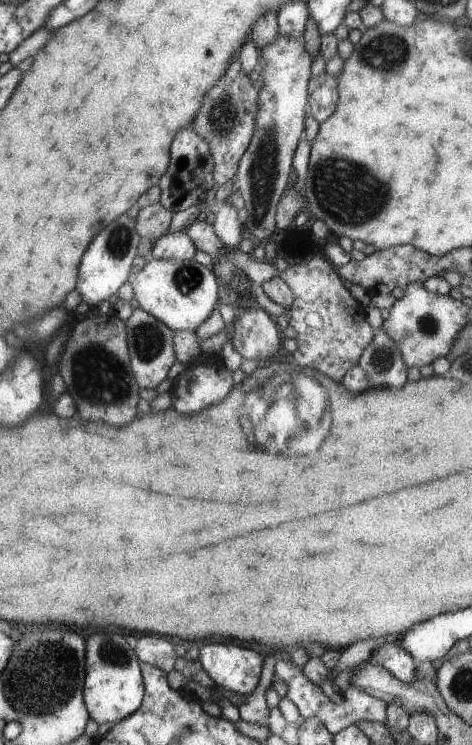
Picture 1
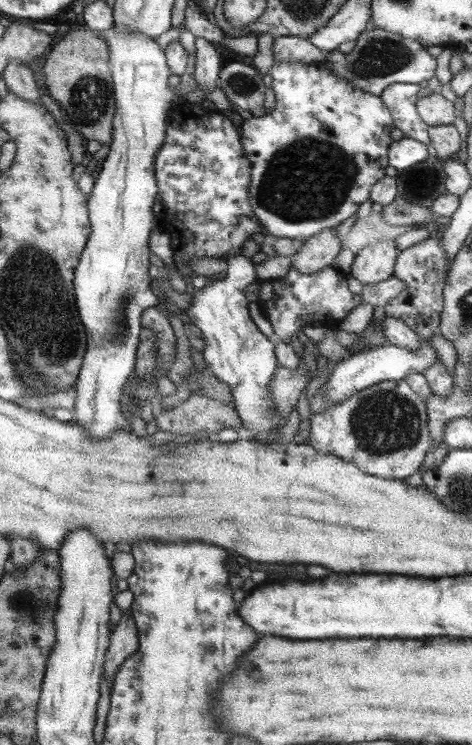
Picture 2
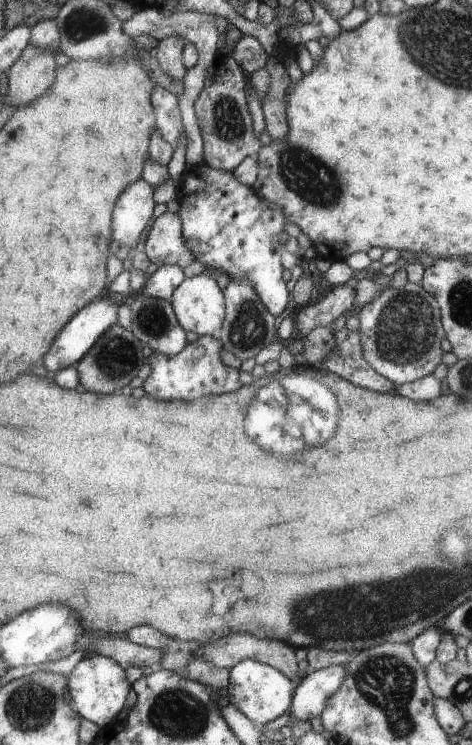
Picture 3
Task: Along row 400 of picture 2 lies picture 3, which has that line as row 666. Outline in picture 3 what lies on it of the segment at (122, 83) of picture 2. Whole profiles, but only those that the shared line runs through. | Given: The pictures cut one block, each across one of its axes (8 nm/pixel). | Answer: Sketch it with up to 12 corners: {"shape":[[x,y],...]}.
{"shape":[[101,654],[66,676],[77,714],[99,728],[123,708],[124,667]]}

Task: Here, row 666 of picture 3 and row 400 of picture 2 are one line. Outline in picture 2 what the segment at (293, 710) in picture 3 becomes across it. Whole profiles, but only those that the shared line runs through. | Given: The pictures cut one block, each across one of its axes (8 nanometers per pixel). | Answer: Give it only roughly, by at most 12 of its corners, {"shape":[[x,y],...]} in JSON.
{"shape":[[427,338],[419,349],[386,342],[345,356],[324,398],[337,405],[365,387],[423,374],[439,362]]}

